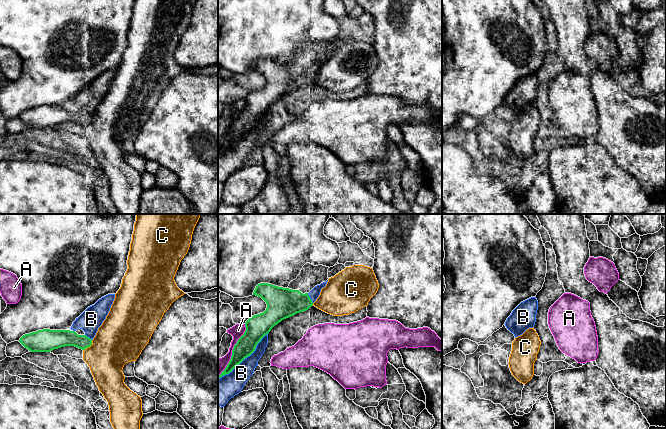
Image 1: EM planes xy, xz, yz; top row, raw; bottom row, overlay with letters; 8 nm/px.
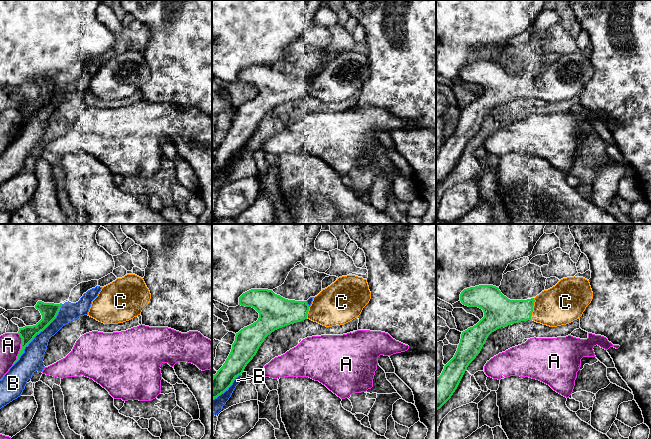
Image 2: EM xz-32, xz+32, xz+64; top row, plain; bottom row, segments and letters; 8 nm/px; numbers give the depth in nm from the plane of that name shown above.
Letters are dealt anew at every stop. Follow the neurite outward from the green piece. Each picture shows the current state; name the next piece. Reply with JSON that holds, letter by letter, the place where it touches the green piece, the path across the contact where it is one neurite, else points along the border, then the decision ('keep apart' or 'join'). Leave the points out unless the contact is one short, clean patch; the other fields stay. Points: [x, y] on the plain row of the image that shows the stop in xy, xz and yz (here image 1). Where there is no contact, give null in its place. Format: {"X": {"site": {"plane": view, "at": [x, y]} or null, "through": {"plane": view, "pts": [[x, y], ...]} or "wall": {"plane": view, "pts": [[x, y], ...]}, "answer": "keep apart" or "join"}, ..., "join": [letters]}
{"A": {"site": {"plane": "xz", "at": [232, 126]}, "answer": "keep apart"}, "B": {"site": {"plane": "xz", "at": [245, 133]}, "answer": "keep apart"}, "C": {"site": {"plane": "xy", "at": [89, 122]}, "answer": "join"}, "join": ["C"]}

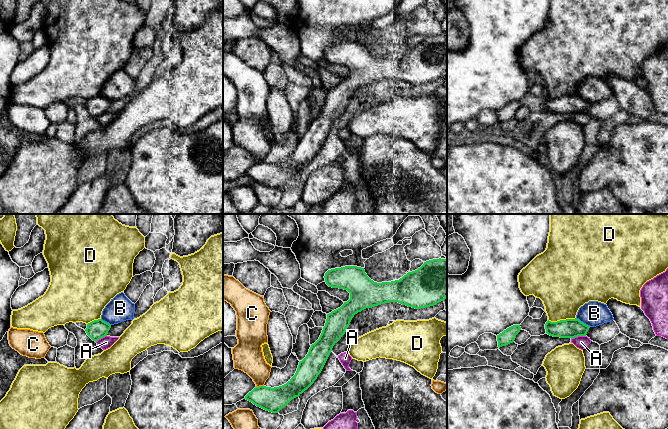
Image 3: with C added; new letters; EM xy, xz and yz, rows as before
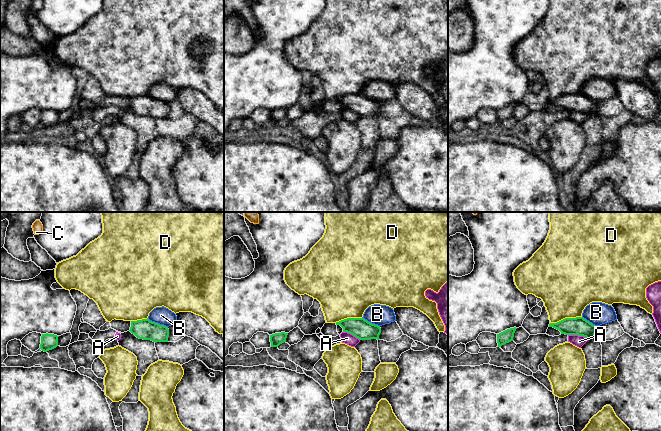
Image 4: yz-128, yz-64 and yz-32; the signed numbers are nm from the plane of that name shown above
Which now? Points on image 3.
{"A": {"site": {"plane": "yz", "at": [578, 111]}, "answer": "keep apart"}, "B": {"site": {"plane": "yz", "at": [582, 98]}, "answer": "keep apart"}, "C": {"site": {"plane": "xz", "at": [259, 162]}, "answer": "keep apart"}, "D": {"site": {"plane": "yz", "at": [561, 96]}, "answer": "keep apart"}, "join": []}

